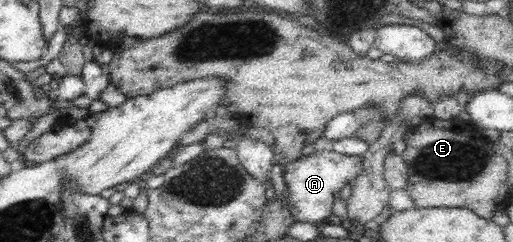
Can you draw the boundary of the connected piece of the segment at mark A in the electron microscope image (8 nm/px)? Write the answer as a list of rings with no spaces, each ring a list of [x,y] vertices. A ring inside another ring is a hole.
[[[326,148],[309,155],[301,155],[297,160],[285,164],[283,178],[289,192],[289,208],[295,222],[316,223],[333,220],[333,202],[345,184],[353,185],[362,172],[363,156],[349,156]]]

